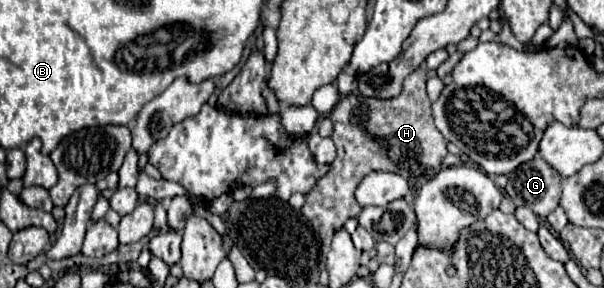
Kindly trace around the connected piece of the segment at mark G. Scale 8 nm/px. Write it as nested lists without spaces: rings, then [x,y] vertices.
[[[536,155],[508,173],[506,193],[516,205],[530,207],[538,217],[550,215],[560,201],[560,175]]]

